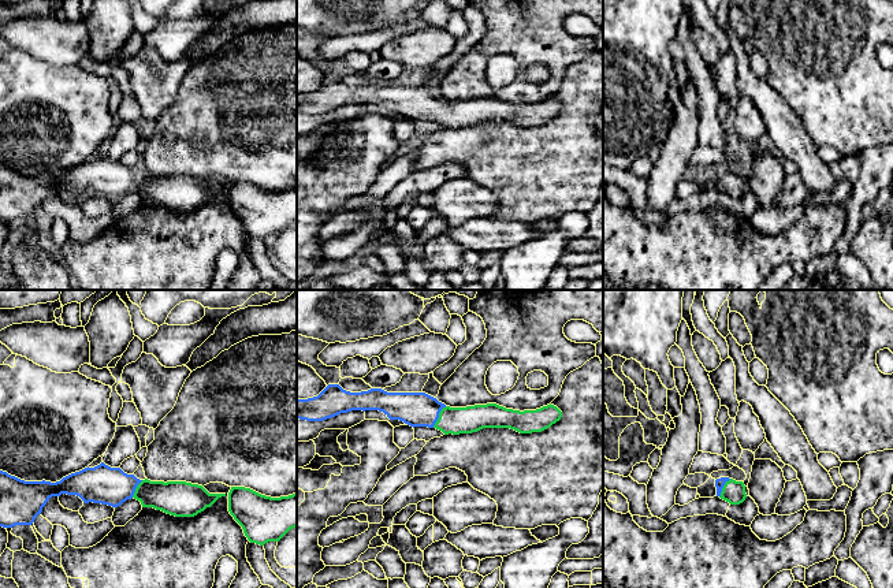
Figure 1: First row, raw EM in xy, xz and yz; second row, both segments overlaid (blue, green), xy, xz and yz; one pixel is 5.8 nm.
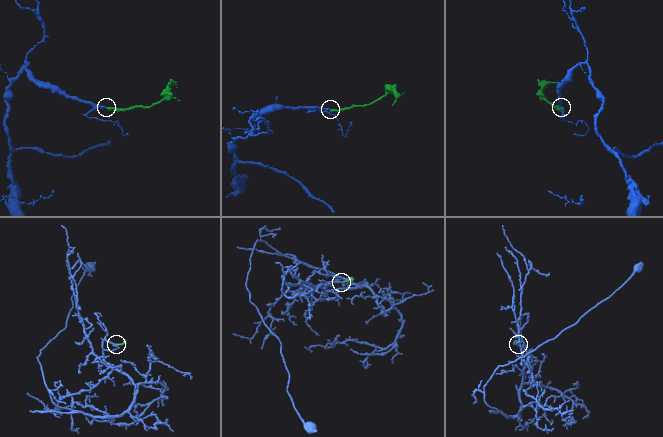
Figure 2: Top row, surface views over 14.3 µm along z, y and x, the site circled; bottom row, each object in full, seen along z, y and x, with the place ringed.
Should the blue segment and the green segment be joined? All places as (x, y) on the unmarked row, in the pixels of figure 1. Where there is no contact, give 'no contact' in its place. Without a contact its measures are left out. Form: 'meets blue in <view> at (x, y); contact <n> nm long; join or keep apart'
meets blue in xz at (438, 110); contact 150 nm long; join

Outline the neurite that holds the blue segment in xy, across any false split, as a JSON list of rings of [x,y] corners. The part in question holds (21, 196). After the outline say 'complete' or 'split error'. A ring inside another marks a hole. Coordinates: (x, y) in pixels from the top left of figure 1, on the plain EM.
[[[101,156],[63,171],[60,175],[25,175],[0,164],[0,220],[31,219],[52,190],[77,189],[83,197],[112,201],[137,193],[175,211],[194,211],[226,187],[209,187],[202,179],[186,175],[139,174]]] | split error

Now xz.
[[[328,78],[317,90],[297,93],[297,112],[306,115],[323,115],[351,104],[379,104],[390,113],[413,122],[436,122],[444,129],[472,127],[483,122],[542,126],[562,111],[562,105],[551,97],[524,105],[496,97],[450,101],[425,86],[387,86],[382,82],[350,86],[339,78]]] | split error

